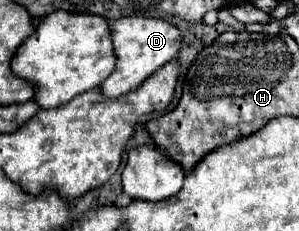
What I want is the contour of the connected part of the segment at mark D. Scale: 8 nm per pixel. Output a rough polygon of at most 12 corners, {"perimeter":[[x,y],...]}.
{"perimeter":[[163,18],[111,24],[117,54],[101,92],[119,98],[177,58],[181,32]]}

